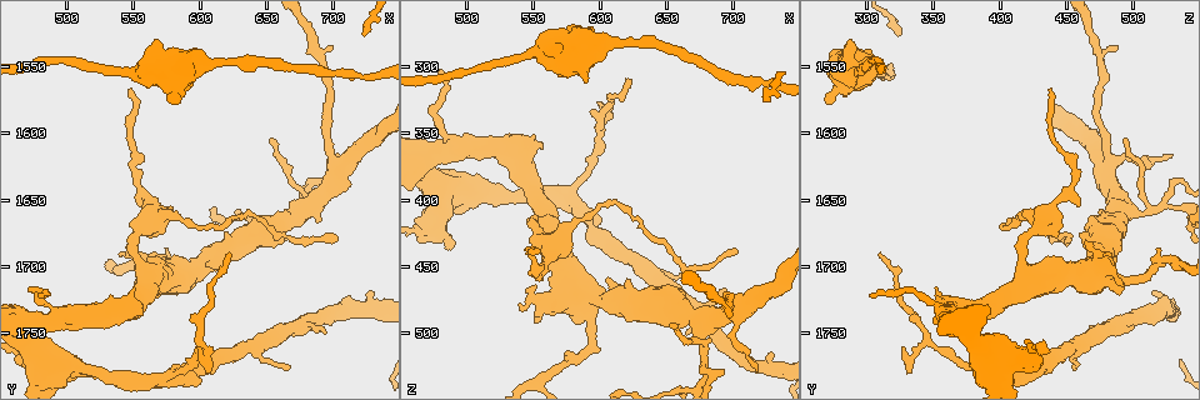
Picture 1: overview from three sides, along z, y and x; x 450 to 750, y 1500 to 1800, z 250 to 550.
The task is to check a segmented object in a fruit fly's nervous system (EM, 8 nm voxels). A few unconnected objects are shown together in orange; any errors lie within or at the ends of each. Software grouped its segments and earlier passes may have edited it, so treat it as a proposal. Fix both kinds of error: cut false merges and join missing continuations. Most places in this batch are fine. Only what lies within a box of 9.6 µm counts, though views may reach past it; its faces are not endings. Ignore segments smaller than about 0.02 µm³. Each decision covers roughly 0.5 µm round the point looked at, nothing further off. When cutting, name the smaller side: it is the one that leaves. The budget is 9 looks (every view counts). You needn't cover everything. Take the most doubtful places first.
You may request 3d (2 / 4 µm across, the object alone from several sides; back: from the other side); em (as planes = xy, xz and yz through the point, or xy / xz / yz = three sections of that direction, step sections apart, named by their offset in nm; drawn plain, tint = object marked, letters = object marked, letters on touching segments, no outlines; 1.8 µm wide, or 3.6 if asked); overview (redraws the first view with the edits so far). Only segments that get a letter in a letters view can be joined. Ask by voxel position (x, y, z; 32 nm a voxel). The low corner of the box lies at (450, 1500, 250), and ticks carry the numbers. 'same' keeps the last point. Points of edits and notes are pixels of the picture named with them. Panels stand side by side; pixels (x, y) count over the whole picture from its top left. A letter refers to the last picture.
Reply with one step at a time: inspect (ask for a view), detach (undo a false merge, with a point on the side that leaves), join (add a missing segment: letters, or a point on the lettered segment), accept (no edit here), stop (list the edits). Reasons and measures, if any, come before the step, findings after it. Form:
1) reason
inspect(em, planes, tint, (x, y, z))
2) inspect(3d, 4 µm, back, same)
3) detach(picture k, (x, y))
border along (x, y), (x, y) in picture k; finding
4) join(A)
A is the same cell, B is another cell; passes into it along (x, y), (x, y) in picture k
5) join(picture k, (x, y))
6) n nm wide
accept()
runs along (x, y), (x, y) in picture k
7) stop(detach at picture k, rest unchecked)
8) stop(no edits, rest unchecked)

inspect(3d, 2 µm, (704, 1680, 438))

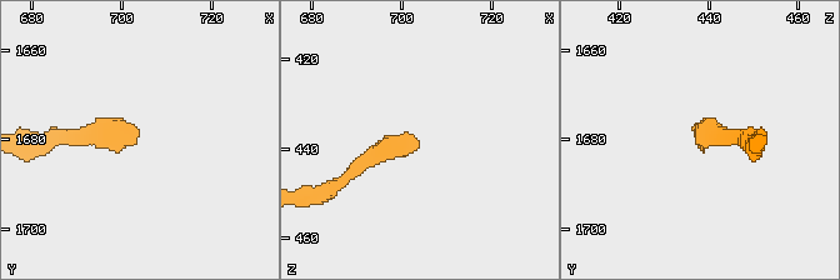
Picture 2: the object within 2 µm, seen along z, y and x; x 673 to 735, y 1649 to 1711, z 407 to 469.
need the tissue
inspect(em, xz, step 4, letters, (703, 1681, 438))

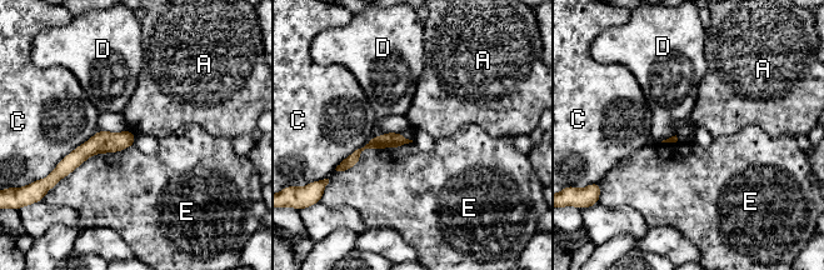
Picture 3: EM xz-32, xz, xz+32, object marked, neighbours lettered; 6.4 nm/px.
inspect(em, planes, letters, same)

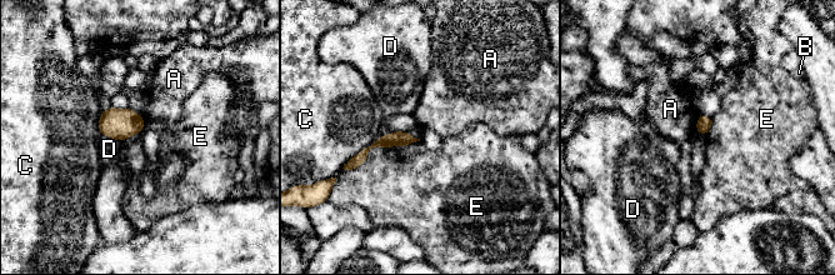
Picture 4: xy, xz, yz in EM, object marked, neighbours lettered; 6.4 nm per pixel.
accept()
A, B, C, D and E are other cells; runs along (410, 139), (375, 144), (351, 164) in picture 4; no lettered segment goes on from it

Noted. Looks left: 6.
branch stops here
inspect(em, planes, letters, (554, 1684, 462))

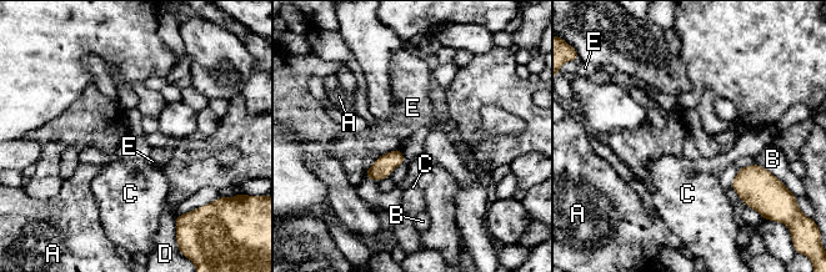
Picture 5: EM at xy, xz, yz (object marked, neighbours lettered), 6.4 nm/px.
E touches over 300 nm
accept()
A, B, C, D and E are other cells; border along (400, 147), (381, 154), (365, 177) in picture 5; none of them fits

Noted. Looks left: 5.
calibre changes
inspect(3d, 4 µm, (674, 1660, 488))

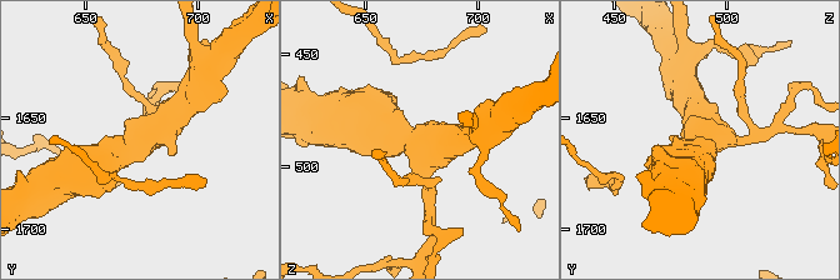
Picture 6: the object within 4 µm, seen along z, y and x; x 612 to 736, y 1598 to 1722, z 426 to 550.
3 arms
inspect(em, yz, step 4, letters, (675, 1661, 488))

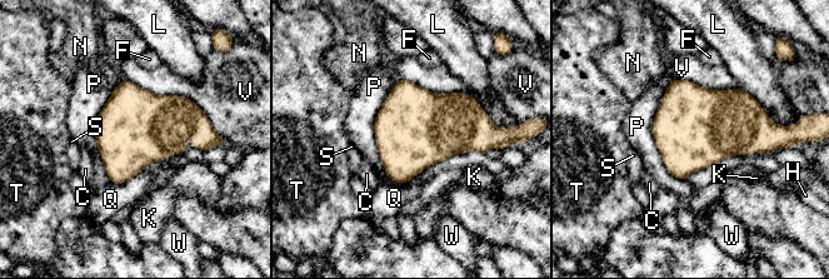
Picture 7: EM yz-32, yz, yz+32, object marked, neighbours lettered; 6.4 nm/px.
480 nm wide
accept()
C, F, H, K, L, N, P, Q, S, T, V and W are other cells; border along (168, 157), (111, 183) in picture 7; one neuron here

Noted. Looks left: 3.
inspect(em, planes, tint, (620, 1546, 284))

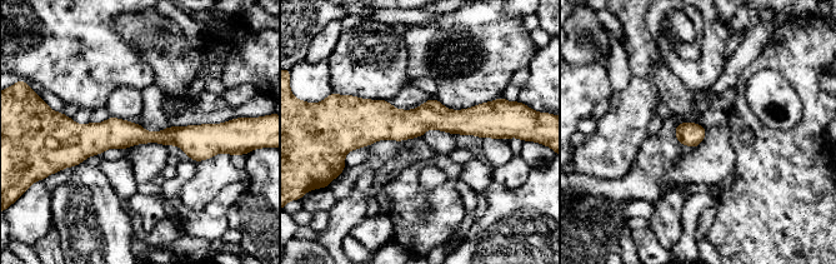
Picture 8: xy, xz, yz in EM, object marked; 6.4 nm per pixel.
see the neighbours
inspect(em, planes, letters, same)

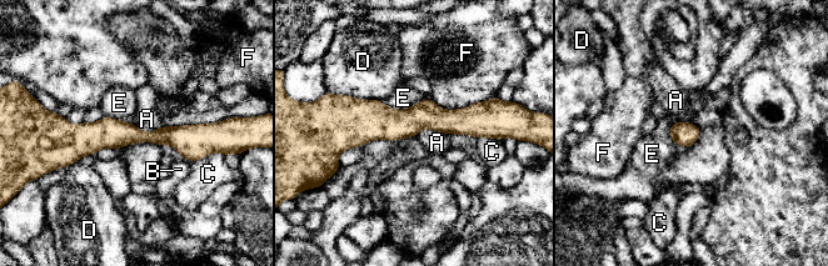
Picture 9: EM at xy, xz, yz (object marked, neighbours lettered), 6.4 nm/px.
accept()
A, B, C, D, E and F are other cells; runs along (59, 124), (70, 135), (209, 136) in picture 9; all the same neuron

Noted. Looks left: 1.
stop(no edits, rest unchecked)

